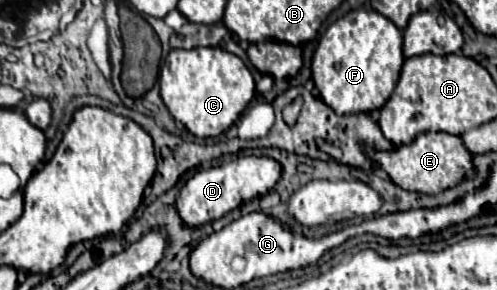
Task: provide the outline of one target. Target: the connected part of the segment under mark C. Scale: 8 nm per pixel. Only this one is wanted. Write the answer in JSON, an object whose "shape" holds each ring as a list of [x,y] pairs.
{"shape":[[[223,48],[171,50],[159,74],[159,88],[169,114],[197,138],[211,138],[229,130],[255,94],[253,76],[243,60]]]}

